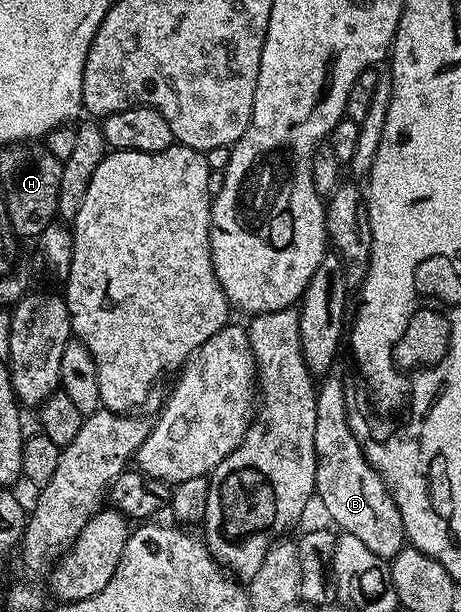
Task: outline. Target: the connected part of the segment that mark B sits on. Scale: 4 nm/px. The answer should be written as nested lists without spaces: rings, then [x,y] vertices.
[[[329,374],[320,381],[317,389],[317,401],[315,402],[315,458],[317,459],[317,491],[316,499],[321,499],[325,512],[338,524],[338,529],[347,534],[355,534],[371,554],[375,554],[381,560],[392,561],[395,554],[399,554],[401,548],[406,547],[405,527],[403,518],[393,501],[393,495],[389,493],[388,486],[383,478],[367,462],[355,434],[351,430],[349,420],[345,416],[345,384],[335,374]]]

